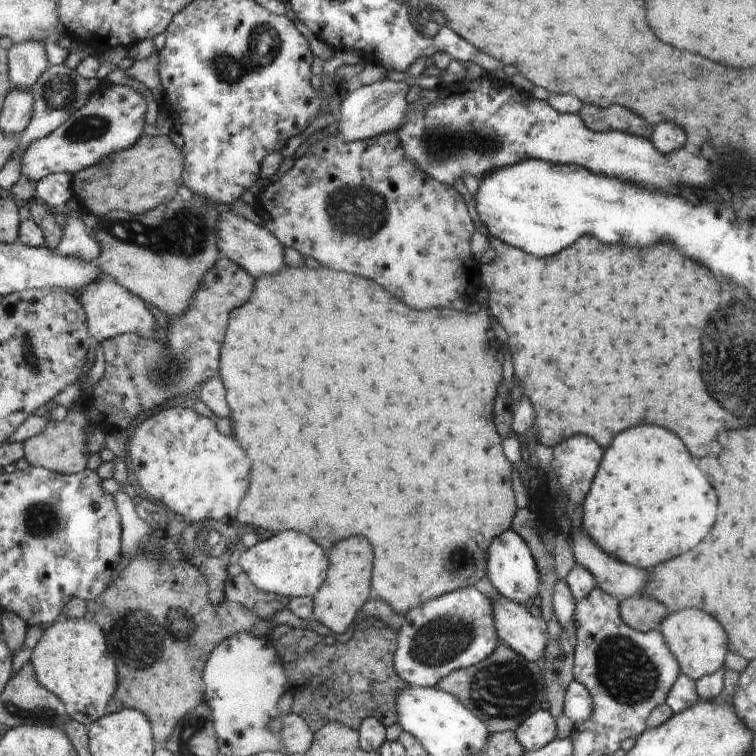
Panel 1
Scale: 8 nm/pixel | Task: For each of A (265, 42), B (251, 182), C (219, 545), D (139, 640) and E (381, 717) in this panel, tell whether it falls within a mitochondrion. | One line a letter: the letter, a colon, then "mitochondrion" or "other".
A: mitochondrion
B: other
C: mitochondrion
D: mitochondrion
E: other

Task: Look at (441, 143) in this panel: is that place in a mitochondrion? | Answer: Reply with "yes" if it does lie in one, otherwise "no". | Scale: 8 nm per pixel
yes

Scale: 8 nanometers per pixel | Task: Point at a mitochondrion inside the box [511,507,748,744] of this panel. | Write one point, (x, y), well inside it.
(625, 672)

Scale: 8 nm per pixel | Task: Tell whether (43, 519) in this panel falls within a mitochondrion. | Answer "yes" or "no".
yes

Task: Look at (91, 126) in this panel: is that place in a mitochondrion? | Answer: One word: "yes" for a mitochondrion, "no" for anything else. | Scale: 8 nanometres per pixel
yes

